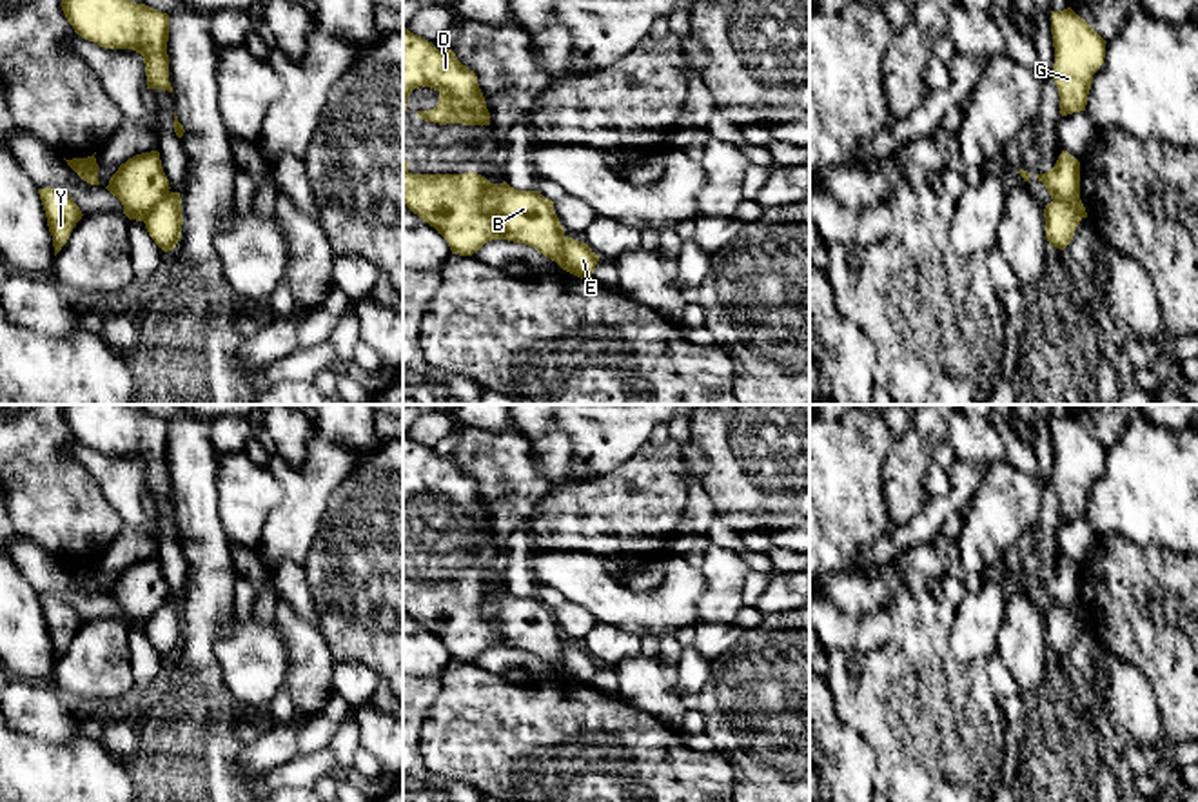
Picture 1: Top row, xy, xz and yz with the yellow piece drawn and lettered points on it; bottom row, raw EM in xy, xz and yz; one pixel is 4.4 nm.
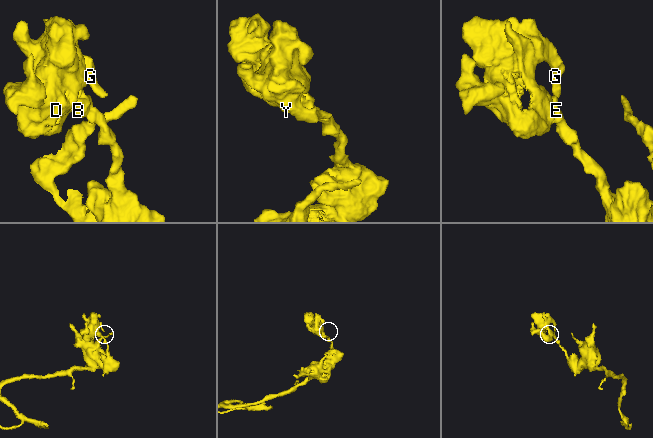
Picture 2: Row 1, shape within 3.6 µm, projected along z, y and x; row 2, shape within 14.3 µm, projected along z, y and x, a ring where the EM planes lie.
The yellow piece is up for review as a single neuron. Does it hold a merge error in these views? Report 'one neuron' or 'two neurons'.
two neurons

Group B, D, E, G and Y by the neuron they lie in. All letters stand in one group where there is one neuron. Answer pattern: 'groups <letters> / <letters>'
groups B D G Y / E

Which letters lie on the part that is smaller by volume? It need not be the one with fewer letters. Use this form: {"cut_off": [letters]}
{"cut_off": ["B", "D", "G", "Y"]}

